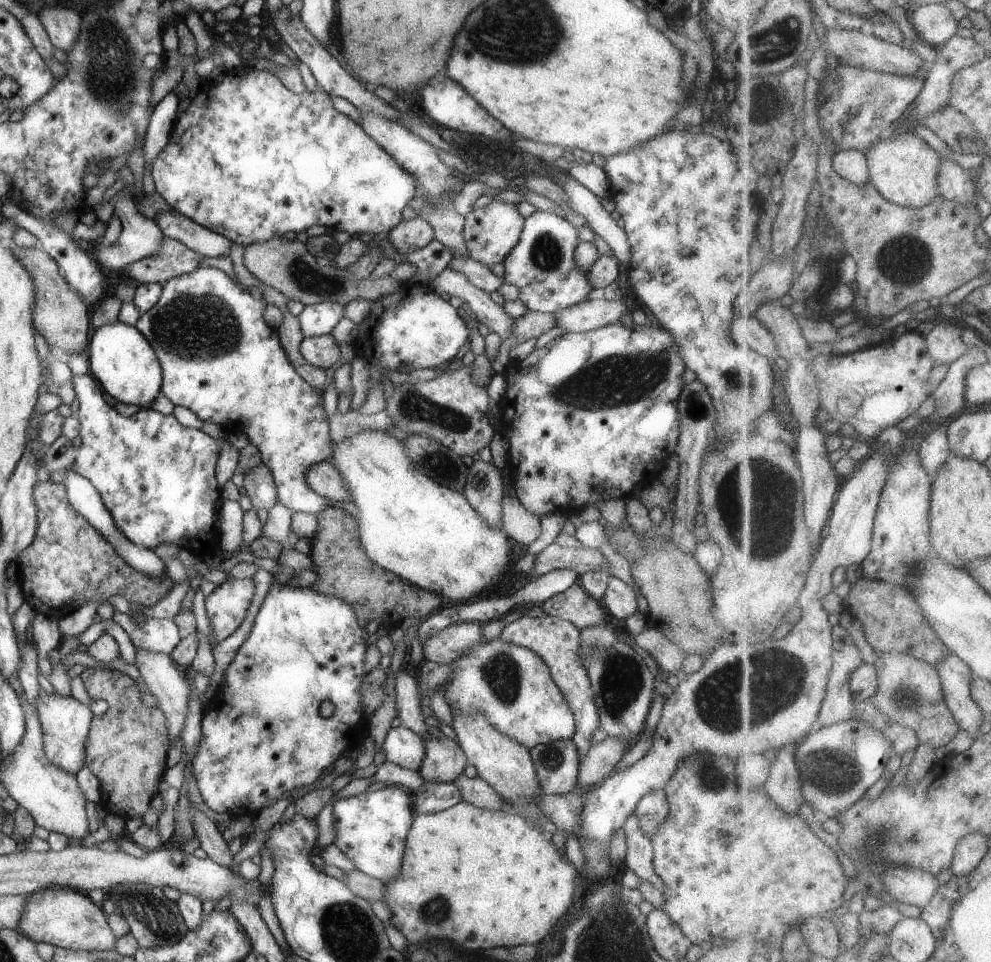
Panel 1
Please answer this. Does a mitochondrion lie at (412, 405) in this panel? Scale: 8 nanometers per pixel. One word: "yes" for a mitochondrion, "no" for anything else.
yes

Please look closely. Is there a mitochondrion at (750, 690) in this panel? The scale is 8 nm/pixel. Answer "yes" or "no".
yes

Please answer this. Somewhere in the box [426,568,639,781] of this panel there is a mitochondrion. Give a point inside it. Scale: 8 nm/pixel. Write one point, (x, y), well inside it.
(501, 673)

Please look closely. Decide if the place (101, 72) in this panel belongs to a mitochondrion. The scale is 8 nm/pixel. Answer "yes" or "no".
yes

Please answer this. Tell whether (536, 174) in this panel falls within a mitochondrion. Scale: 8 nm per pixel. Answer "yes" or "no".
no

